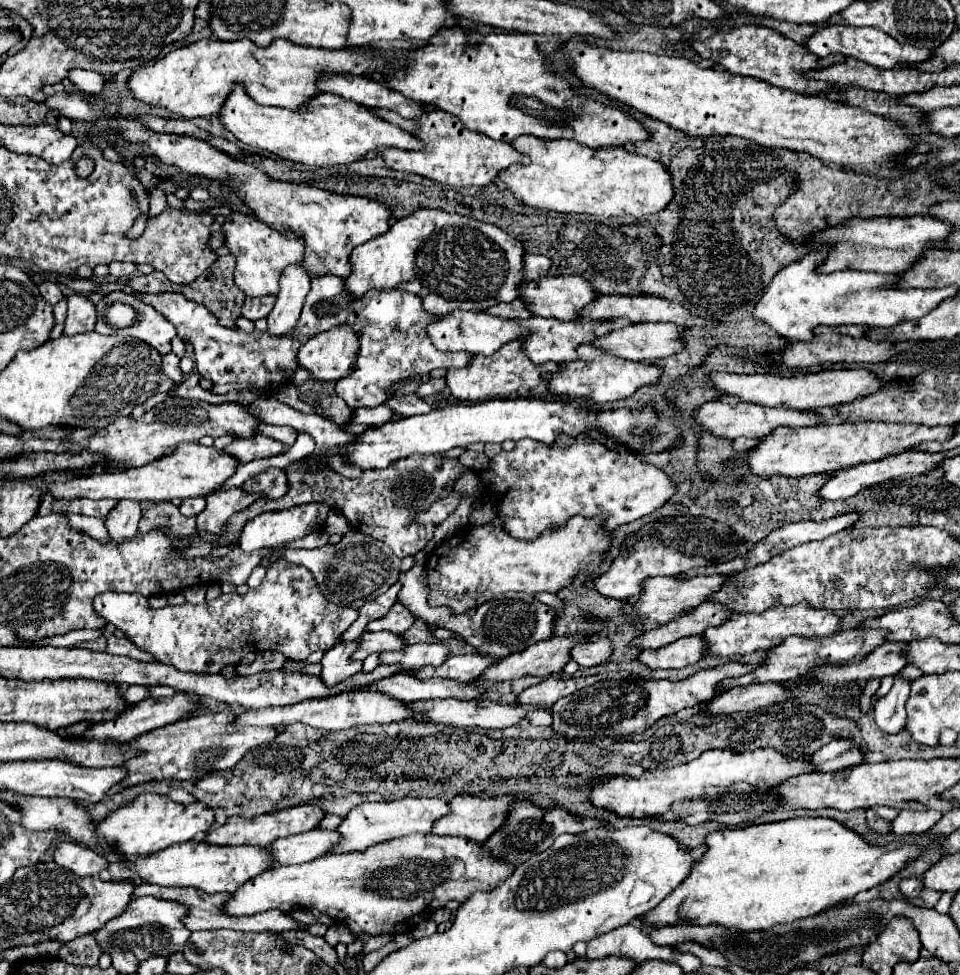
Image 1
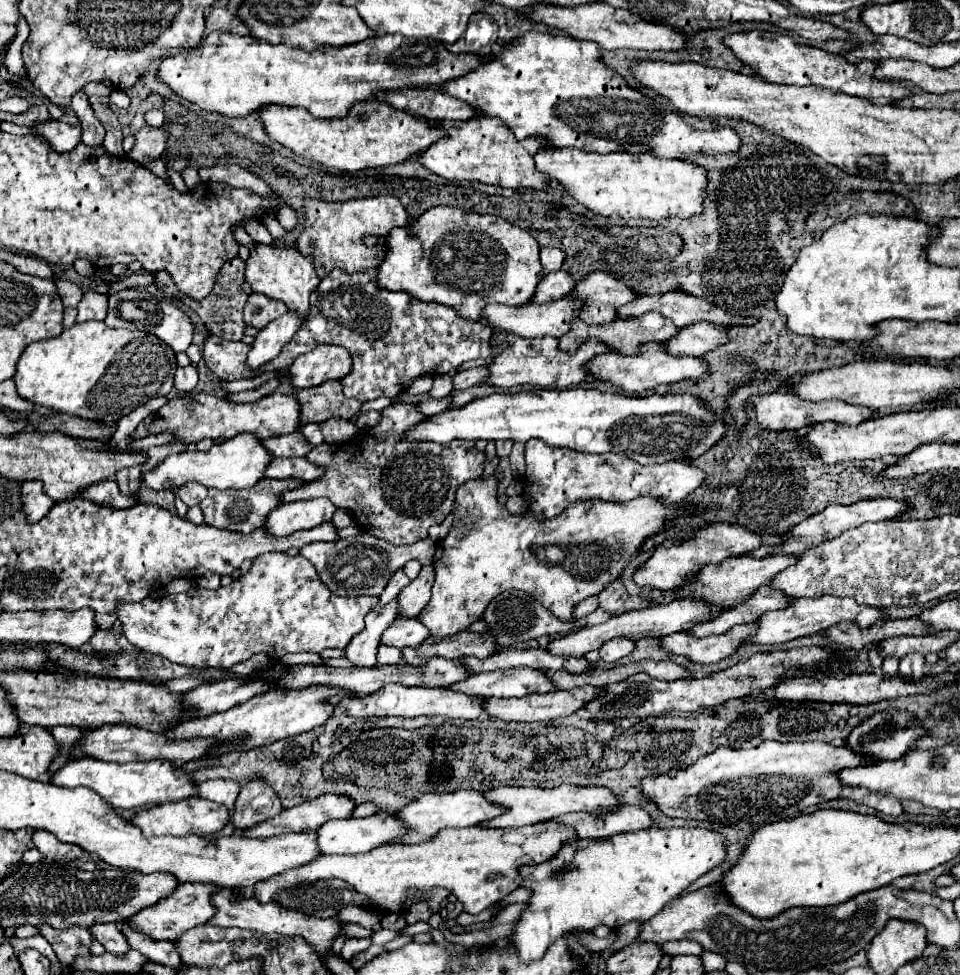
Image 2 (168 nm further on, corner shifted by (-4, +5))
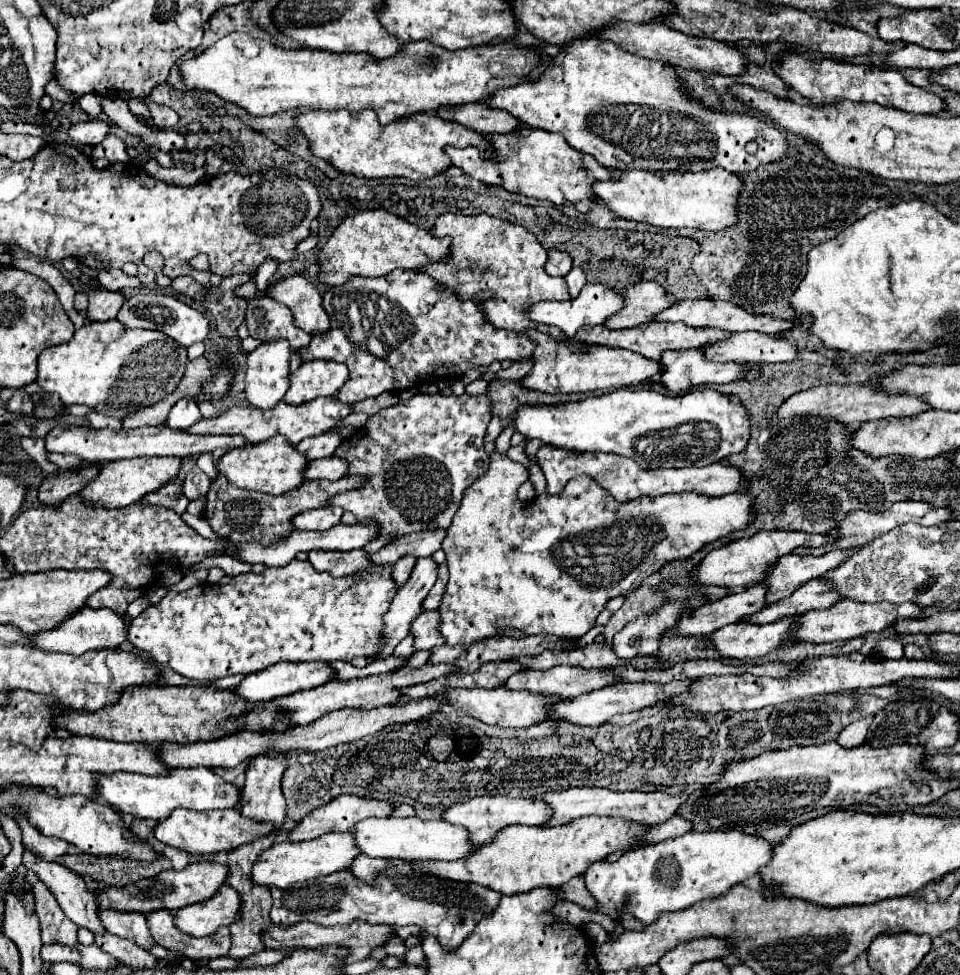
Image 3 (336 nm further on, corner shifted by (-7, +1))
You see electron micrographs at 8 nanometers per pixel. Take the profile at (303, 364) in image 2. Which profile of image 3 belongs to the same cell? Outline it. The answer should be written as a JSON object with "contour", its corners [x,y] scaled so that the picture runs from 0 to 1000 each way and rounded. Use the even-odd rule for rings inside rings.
{"contour":[[[326,368],[314,372],[309,381],[303,383],[303,395],[297,403],[297,413],[314,415],[330,407],[347,407],[361,391],[361,374],[351,370]]]}

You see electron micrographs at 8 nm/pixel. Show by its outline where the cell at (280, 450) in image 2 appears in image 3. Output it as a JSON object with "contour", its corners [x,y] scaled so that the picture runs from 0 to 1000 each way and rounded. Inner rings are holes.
{"contour":[[[341,442],[332,448],[320,448],[320,452],[314,452],[307,456],[311,465],[316,465],[320,471],[334,471],[345,469],[347,463],[353,458],[355,448],[351,442]]]}

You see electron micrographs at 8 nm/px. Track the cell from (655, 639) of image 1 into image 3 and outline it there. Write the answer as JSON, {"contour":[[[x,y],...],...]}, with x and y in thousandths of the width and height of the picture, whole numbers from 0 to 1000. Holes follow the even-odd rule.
{"contour":[[[841,596],[839,600],[834,600],[832,604],[828,604],[822,612],[799,621],[797,625],[793,625],[786,631],[774,633],[772,639],[786,639],[786,641],[795,641],[795,639],[803,639],[803,637],[811,637],[816,633],[826,633],[826,631],[836,631],[845,625],[857,625],[866,618],[872,618],[876,612],[870,608],[870,604],[866,604],[866,600],[861,600],[861,596]]]}

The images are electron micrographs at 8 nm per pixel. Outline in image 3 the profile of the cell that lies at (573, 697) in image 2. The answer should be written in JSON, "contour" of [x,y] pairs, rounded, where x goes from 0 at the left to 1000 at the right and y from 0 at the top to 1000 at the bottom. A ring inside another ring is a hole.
{"contour":[[[701,698],[701,701],[643,701],[636,705],[628,705],[624,709],[616,709],[597,717],[586,717],[580,719],[574,727],[572,727],[572,735],[580,737],[580,739],[591,739],[597,744],[626,744],[630,739],[634,739],[639,733],[647,733],[647,731],[657,731],[657,729],[666,729],[672,725],[680,725],[686,723],[686,719],[695,719],[695,715],[701,715],[703,711],[709,711],[711,707],[716,707],[720,698]]]}

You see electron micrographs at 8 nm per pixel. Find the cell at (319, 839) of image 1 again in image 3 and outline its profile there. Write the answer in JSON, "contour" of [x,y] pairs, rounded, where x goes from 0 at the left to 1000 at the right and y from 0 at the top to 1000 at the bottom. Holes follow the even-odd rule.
{"contour":[[[401,838],[401,840],[382,840],[374,842],[368,848],[368,861],[370,867],[376,875],[384,879],[401,879],[401,881],[478,881],[486,879],[495,869],[489,865],[489,854],[486,850],[478,846],[470,846],[464,842],[439,842],[434,838],[426,840],[411,840],[411,838]]]}

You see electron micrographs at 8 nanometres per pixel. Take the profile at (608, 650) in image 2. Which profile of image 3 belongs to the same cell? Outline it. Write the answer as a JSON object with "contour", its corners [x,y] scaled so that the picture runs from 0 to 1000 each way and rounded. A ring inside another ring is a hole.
{"contour":[[[693,618],[691,623],[682,625],[678,631],[664,633],[639,653],[636,664],[641,672],[647,676],[678,672],[686,664],[686,655],[691,653],[693,645],[701,643],[703,637],[716,627],[718,623],[709,618]]]}

